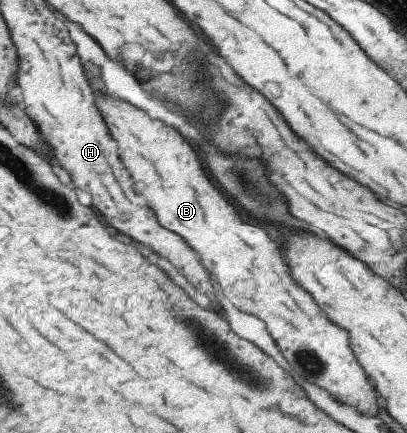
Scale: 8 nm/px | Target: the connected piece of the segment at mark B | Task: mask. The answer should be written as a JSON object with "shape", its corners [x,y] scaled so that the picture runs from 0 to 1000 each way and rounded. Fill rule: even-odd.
{"shape":[[[246,210],[233,212],[233,247],[243,252],[258,279],[268,312],[287,330],[292,367],[307,376],[307,390],[322,395],[317,404],[327,413],[327,441],[356,457],[396,524],[440,543],[452,552],[452,561],[474,575],[491,610],[523,644],[533,670],[548,677],[548,686],[558,686],[558,695],[577,704],[587,718],[627,727],[651,746],[666,783],[686,801],[686,815],[725,861],[735,861],[759,885],[803,898],[813,917],[828,917],[833,926],[872,940],[882,956],[929,961],[921,958],[921,908],[912,889],[902,889],[897,857],[877,843],[877,834],[862,820],[853,764],[813,751],[799,737],[799,727],[789,727],[791,718],[779,709],[779,700],[764,695],[764,686],[715,649],[715,635],[705,635],[710,626],[690,603],[681,566],[651,543],[651,533],[627,520],[592,515],[577,478],[518,427],[509,400],[494,390],[494,372],[479,358],[474,339],[459,326],[450,326],[450,316],[430,298],[410,293],[391,275],[366,275],[356,256],[307,238],[302,229],[278,229]]]}

